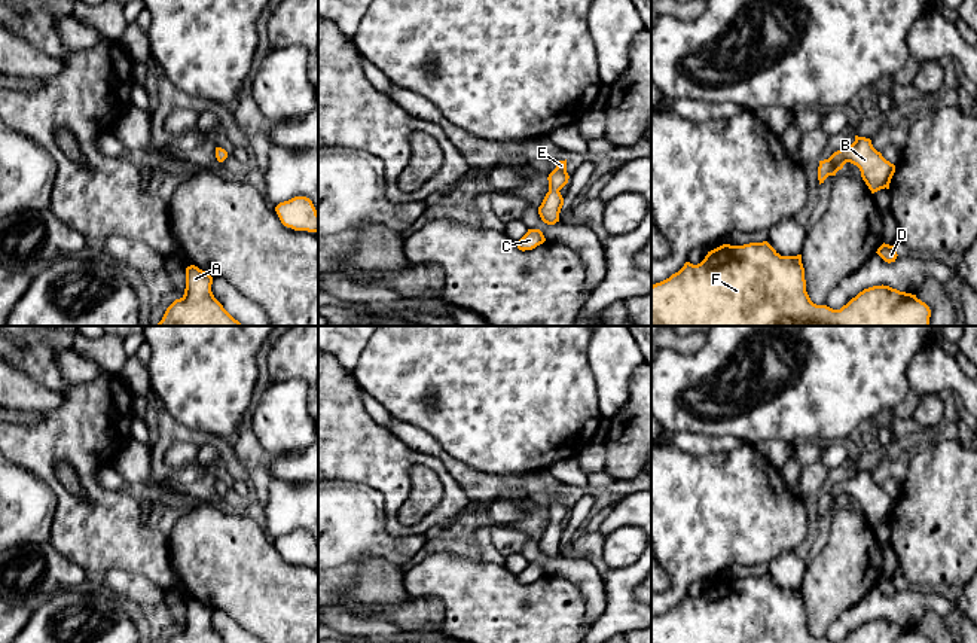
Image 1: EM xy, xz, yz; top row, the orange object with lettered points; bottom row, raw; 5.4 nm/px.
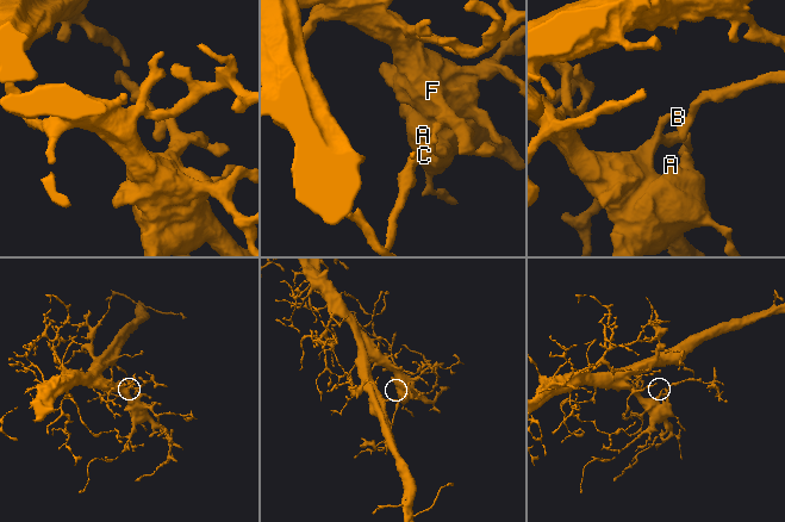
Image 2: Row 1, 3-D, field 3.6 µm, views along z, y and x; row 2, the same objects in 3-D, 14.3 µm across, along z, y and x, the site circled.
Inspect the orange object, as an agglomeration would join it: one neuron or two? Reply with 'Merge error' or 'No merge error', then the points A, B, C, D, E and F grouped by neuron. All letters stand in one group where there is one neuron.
No merge error. Groups: A B C D E F

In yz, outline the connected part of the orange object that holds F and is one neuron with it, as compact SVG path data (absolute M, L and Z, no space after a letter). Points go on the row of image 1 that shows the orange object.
M767 241L749 243L744 246L723 244L705 256L705 259L693 265L686 262L684 266L669 278L651 286L651 326L929 326L931 310L916 298L916 295L900 292L889 286L873 286L860 292L840 310L833 310L827 305L816 305L810 301L806 292L805 268L802 255L781 256Z

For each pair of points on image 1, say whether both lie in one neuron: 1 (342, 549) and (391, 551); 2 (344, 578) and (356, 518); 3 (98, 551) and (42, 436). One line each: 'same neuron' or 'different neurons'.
1: same neuron
2: same neuron
3: same neuron

